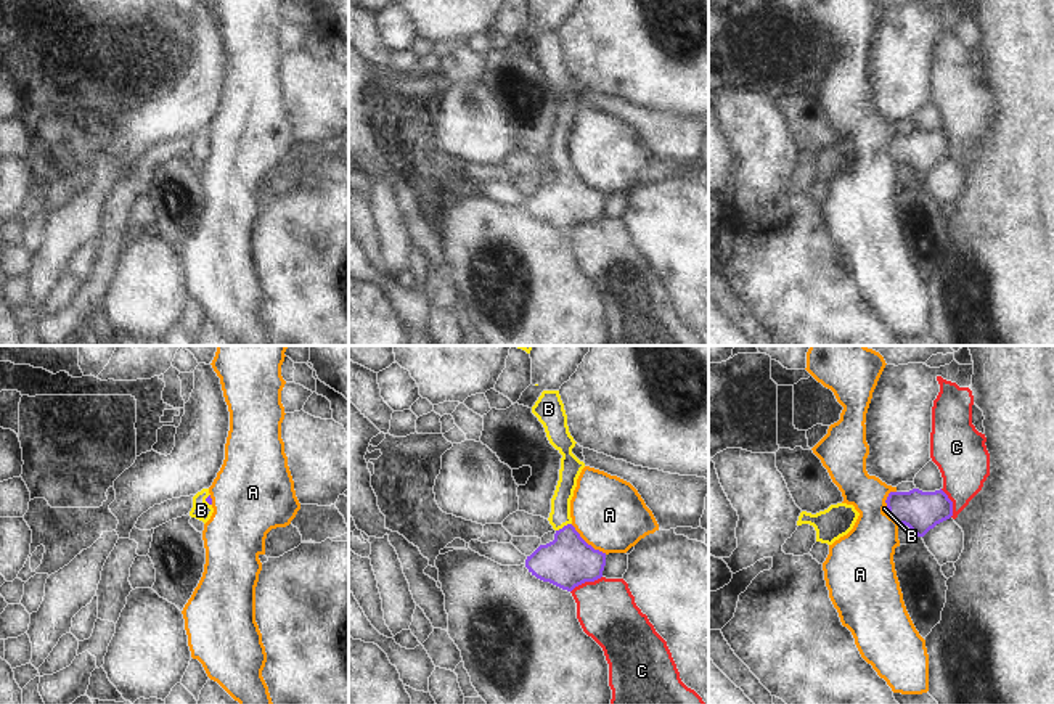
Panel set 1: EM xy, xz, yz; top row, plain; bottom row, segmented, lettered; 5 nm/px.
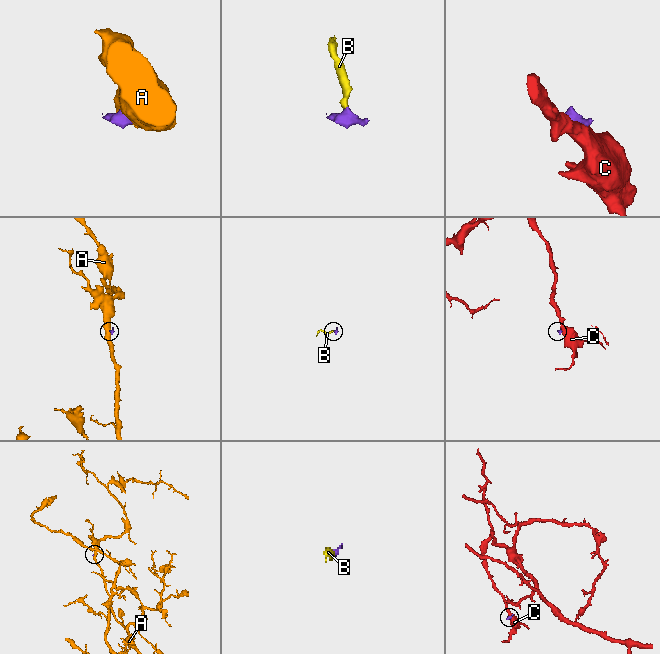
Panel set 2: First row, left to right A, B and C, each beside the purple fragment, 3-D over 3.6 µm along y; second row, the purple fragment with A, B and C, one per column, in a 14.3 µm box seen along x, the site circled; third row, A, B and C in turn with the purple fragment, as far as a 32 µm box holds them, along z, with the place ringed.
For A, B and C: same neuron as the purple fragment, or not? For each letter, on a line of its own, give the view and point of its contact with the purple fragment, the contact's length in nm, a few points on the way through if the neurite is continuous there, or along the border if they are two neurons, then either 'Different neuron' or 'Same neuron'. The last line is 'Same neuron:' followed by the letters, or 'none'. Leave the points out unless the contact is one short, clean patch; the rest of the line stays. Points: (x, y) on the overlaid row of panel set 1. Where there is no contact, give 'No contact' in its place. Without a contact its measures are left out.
A: Touches purple at xz (587, 544). Shared border 240 nm. Boundary: xz (571, 524), (588, 544), (606, 553). Different neuron
B: Touches purple at xz (564, 526). Shared border 90 nm. Path across: xz (567, 561), (564, 526), (559, 516). Same neuron
C: Touches purple at xz (585, 581). Shared border 180 nm. Boundary: xz (601, 576), (579, 584), (571, 592). Different neuron
Same neuron: B

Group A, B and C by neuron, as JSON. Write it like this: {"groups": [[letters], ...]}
{"groups": [["A"], ["B"], ["C"]]}

